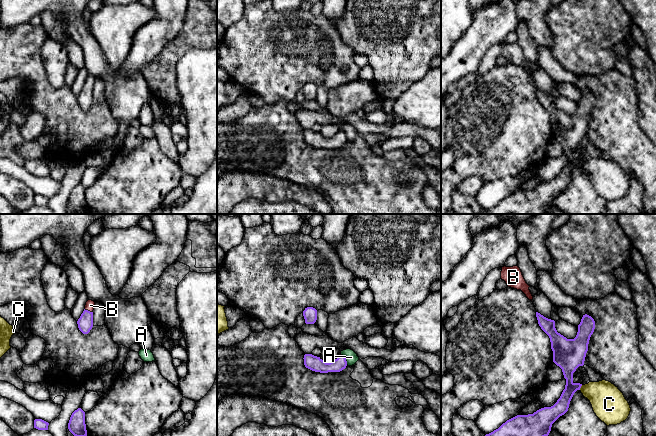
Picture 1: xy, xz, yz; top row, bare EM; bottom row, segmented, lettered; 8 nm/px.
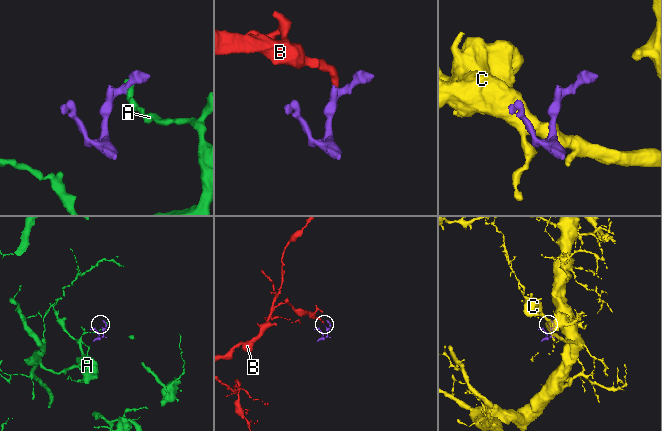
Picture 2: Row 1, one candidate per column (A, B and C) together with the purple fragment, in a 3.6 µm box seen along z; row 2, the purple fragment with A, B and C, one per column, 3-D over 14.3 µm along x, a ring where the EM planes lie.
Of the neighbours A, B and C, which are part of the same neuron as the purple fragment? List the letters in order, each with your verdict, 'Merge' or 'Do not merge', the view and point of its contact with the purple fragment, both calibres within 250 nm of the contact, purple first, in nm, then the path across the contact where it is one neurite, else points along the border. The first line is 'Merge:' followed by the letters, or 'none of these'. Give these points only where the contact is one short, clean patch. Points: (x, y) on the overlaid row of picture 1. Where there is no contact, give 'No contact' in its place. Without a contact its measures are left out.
Merge: B
A: Do not merge. Touches purple at xz (345, 359). Thickness 120 nm (purple) against 100 nm. Boundary: xz (341, 354), (347, 364)
B: Merge. Touches purple at xy (87, 310). Thickness 130 nm (purple) against 80 nm. Path across: xy (85, 323), (87, 310), (90, 305)
C: Do not merge. Touches purple at yz (580, 387). Thickness 200 nm (purple) against 260 nm. Boundary: yz (582, 385), (579, 389)

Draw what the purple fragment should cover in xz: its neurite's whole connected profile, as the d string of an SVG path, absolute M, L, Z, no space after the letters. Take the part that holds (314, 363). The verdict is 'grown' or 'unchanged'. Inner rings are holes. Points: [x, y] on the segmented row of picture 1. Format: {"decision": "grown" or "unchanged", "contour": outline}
{"decision": "unchanged", "contour": "M305 354L303 359L306 368L320 373L340 372L347 366L346 358L343 355L330 363L326 363L320 357L312 354Z"}

